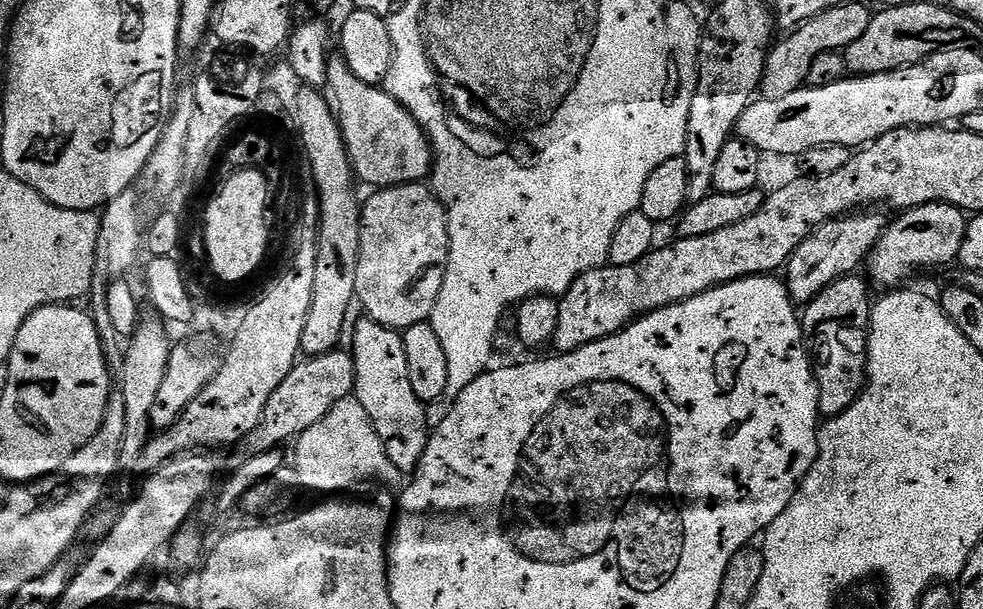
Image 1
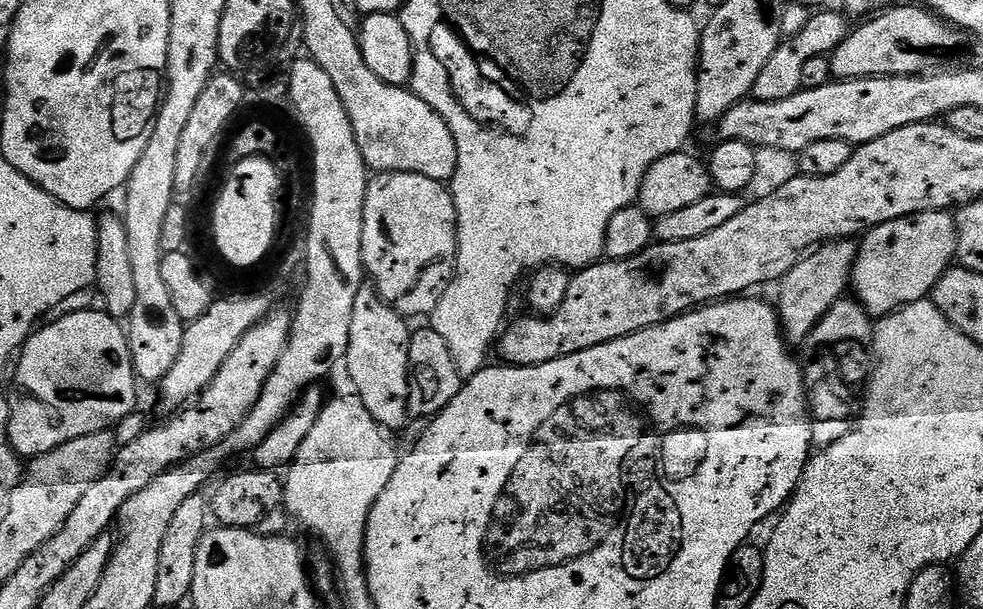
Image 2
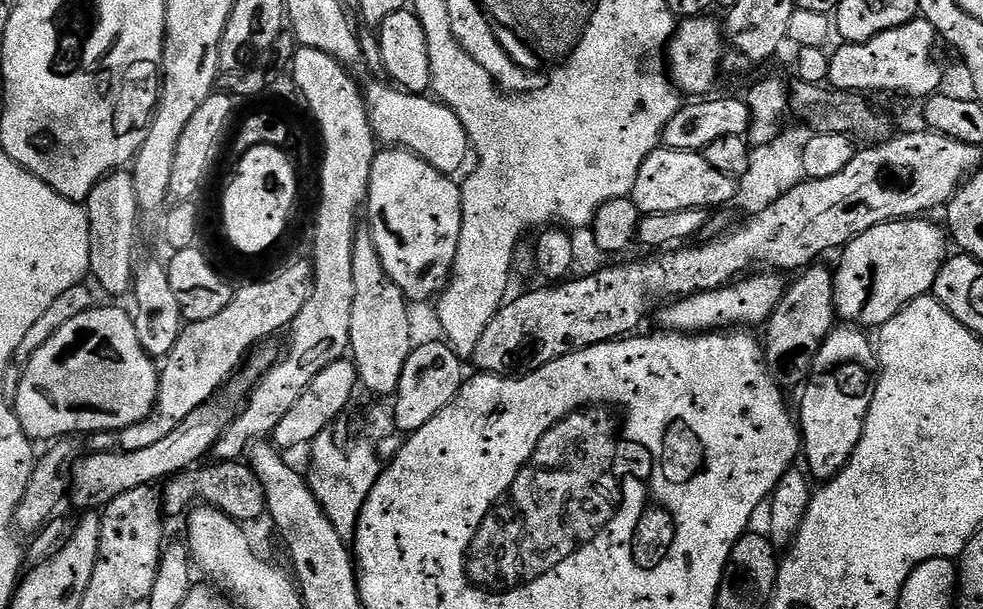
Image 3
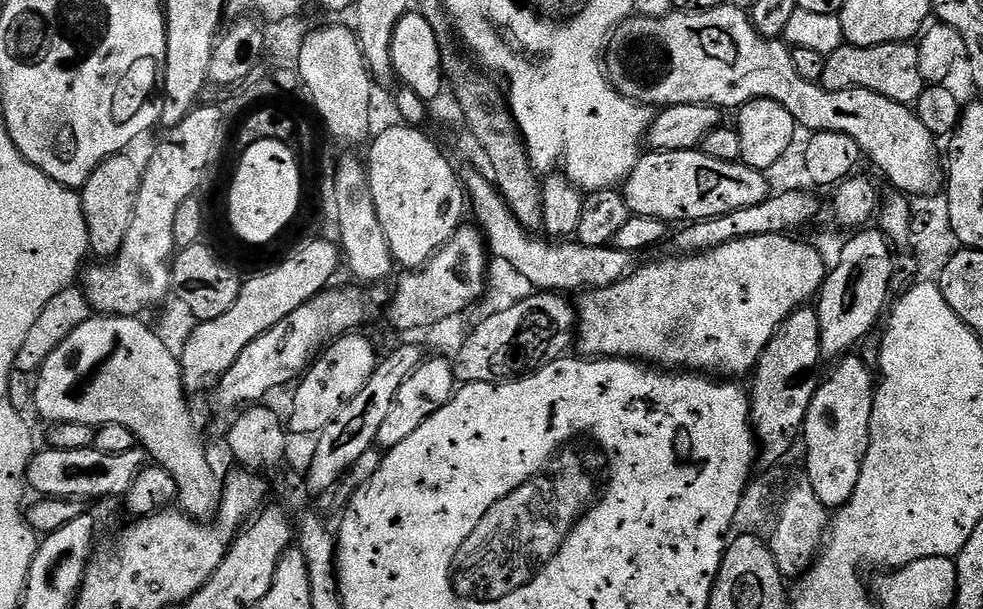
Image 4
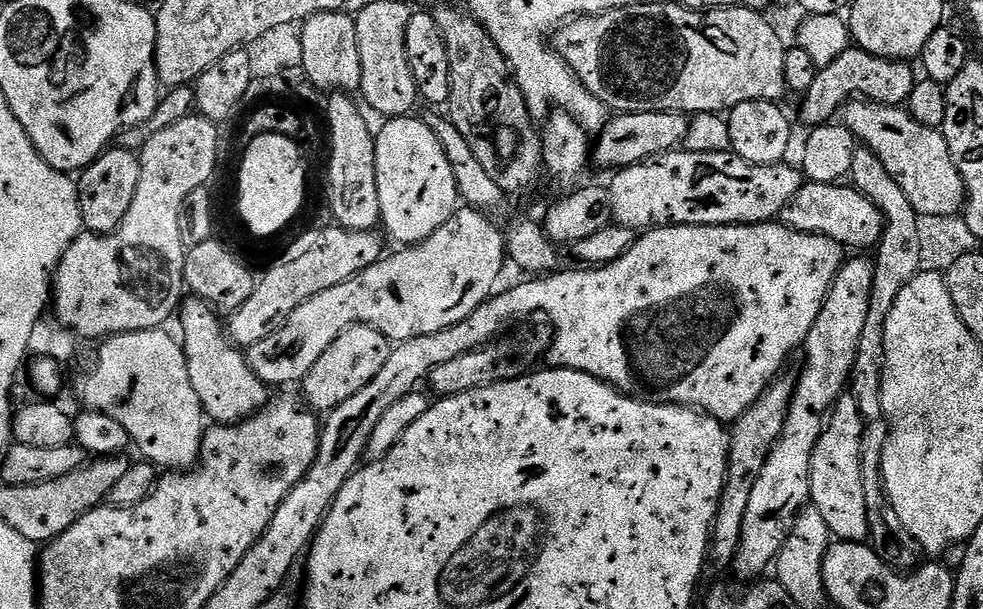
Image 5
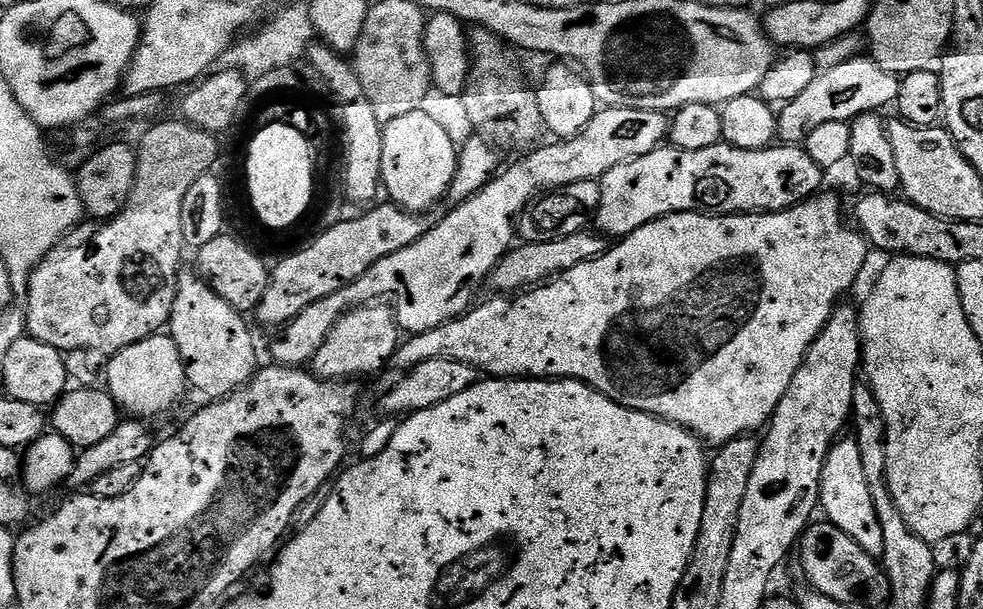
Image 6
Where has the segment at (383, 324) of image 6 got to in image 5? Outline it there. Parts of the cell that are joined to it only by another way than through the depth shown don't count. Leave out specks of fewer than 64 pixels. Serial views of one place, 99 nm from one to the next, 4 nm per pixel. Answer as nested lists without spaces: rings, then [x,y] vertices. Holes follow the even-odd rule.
[[[355,324],[342,330],[342,334],[330,342],[330,350],[326,350],[326,354],[314,362],[314,370],[306,374],[302,382],[303,403],[317,414],[334,411],[342,406],[342,402],[346,402],[346,398],[354,398],[354,394],[358,394],[358,390],[362,390],[370,378],[376,377],[378,370],[386,366],[386,358],[390,358],[392,349],[393,345],[381,332],[365,324]]]

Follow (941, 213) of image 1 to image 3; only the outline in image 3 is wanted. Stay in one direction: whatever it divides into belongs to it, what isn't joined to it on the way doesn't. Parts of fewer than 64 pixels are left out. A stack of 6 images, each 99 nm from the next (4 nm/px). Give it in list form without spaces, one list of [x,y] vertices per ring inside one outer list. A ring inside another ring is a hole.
[[[931,219],[891,220],[844,245],[839,253],[840,265],[834,268],[834,302],[841,321],[876,330],[907,304],[932,292],[938,270],[950,255],[950,236],[941,225],[940,229],[928,220]]]

